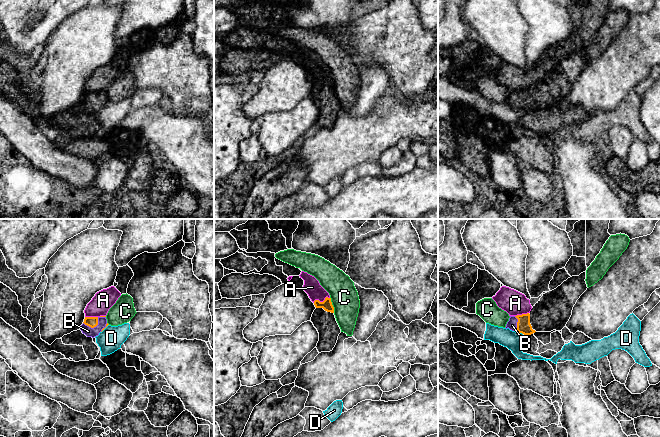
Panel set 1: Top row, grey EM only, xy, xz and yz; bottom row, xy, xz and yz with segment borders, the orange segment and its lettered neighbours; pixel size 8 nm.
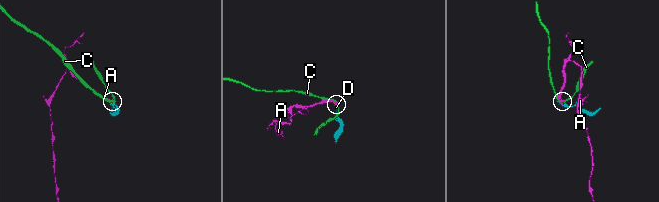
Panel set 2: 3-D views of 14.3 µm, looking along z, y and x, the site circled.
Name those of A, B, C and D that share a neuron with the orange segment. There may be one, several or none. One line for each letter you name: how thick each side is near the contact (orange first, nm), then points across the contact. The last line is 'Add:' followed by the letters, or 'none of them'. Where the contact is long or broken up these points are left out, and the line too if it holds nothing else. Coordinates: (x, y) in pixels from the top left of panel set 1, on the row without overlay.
B: calibres 90 and 80 nm; way xy (92, 98), (93, 103), (102, 97)
Add: B

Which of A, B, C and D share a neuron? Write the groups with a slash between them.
A / B / C / D

